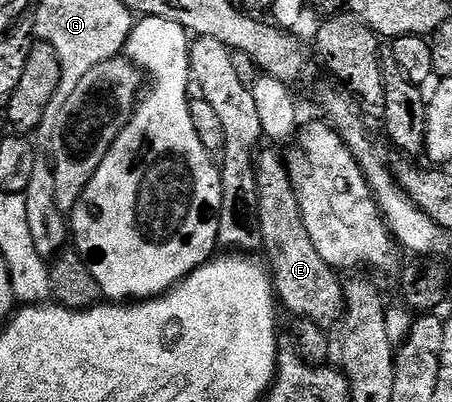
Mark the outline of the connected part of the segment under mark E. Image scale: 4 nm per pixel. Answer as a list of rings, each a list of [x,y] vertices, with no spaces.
[[[262,148],[256,154],[254,167],[258,187],[257,221],[260,225],[264,252],[269,252],[273,286],[280,304],[294,313],[294,318],[306,319],[319,326],[341,320],[345,316],[345,285],[335,270],[315,251],[311,235],[303,223],[299,199],[291,183],[286,158],[273,149]]]

